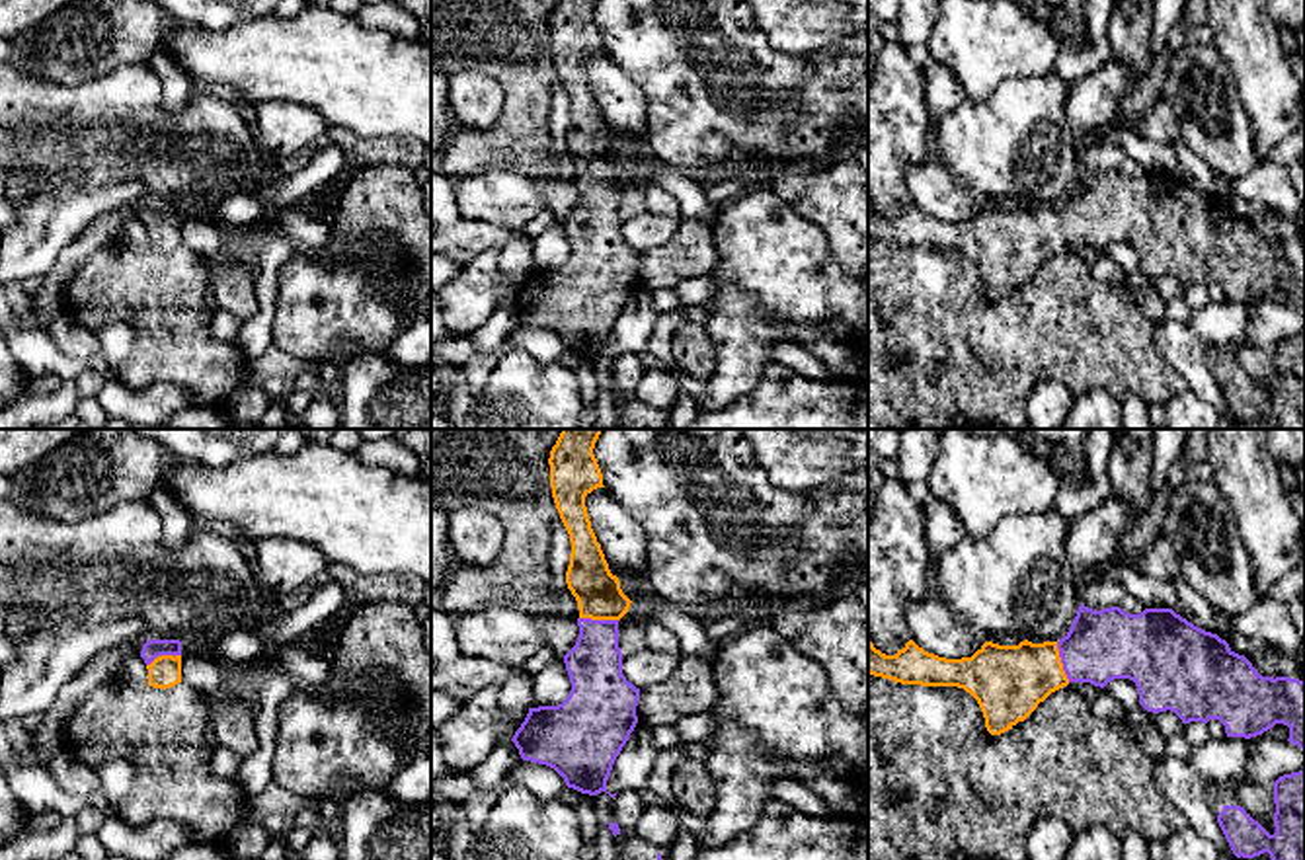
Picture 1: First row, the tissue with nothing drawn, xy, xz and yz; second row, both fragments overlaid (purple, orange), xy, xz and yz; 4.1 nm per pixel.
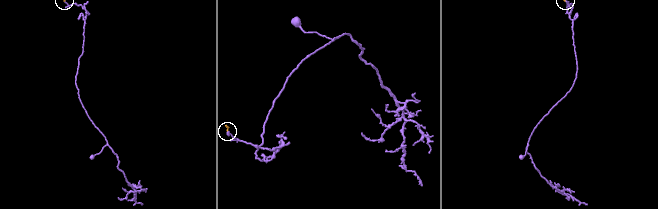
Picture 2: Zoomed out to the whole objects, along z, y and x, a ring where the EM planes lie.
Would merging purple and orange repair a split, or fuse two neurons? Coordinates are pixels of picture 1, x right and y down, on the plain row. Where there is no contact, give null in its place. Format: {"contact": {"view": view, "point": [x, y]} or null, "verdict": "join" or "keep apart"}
{"contact": {"view": "yz", "point": [1062, 225]}, "verdict": "join"}

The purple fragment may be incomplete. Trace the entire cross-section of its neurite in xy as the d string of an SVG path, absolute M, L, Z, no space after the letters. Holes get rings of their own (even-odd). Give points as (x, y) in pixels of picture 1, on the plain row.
M146 203L140 220L148 232L148 250L166 254L181 246L179 203Z

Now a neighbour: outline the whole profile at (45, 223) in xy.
M119 179L78 191L35 193L18 207L16 220L0 230L0 285L47 275L64 246L96 218L144 201L146 185Z

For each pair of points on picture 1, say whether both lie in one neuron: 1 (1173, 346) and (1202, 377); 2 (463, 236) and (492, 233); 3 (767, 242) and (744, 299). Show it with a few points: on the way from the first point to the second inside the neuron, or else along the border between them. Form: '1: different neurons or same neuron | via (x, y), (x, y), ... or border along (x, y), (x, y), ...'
1: same neuron | via (1181, 353), (1194, 369)
2: same neuron | via (471, 236), (484, 234)
3: same neuron | via (767, 256), (746, 285)

